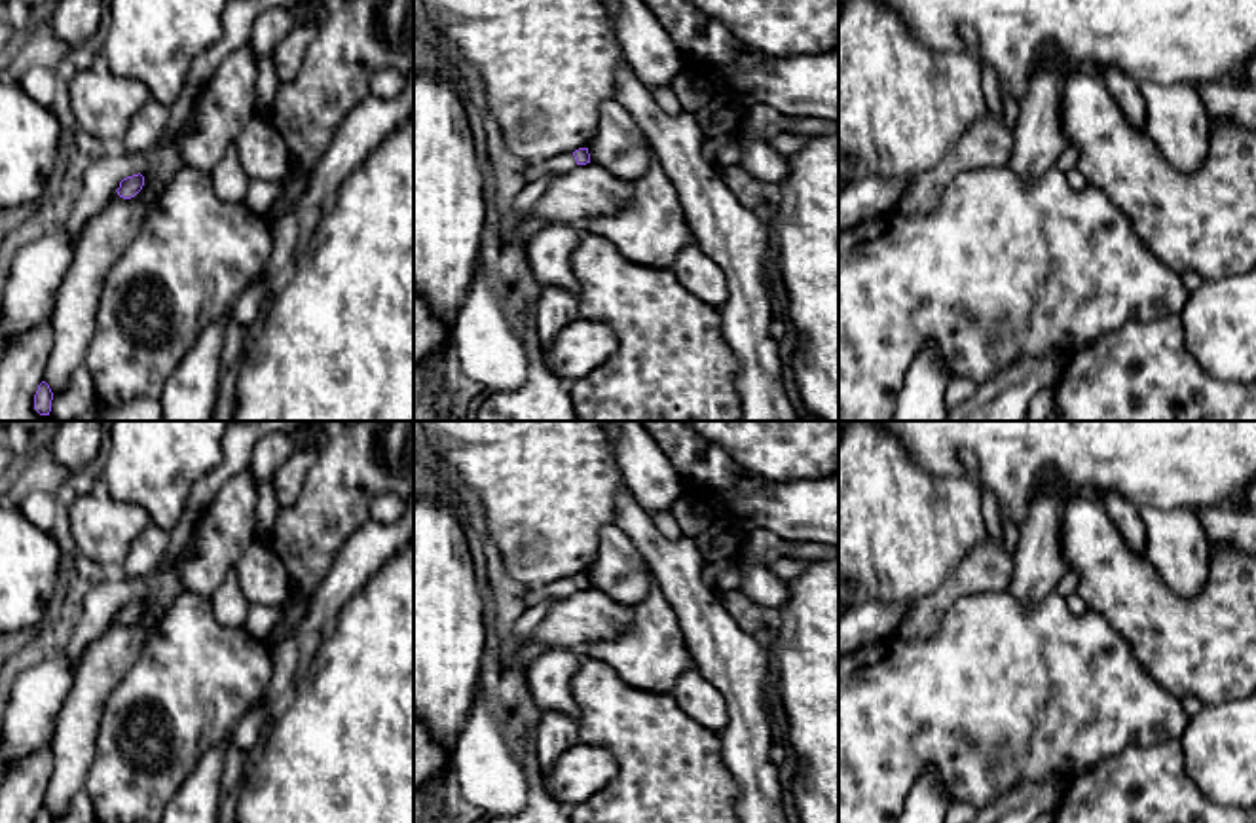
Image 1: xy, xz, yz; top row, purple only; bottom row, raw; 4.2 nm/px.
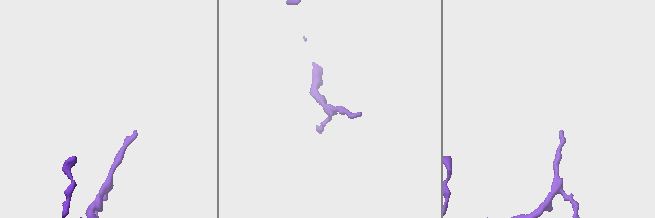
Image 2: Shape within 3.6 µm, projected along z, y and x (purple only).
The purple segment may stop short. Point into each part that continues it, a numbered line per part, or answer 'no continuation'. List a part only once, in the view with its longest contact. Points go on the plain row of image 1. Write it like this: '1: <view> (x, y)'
no continuation

